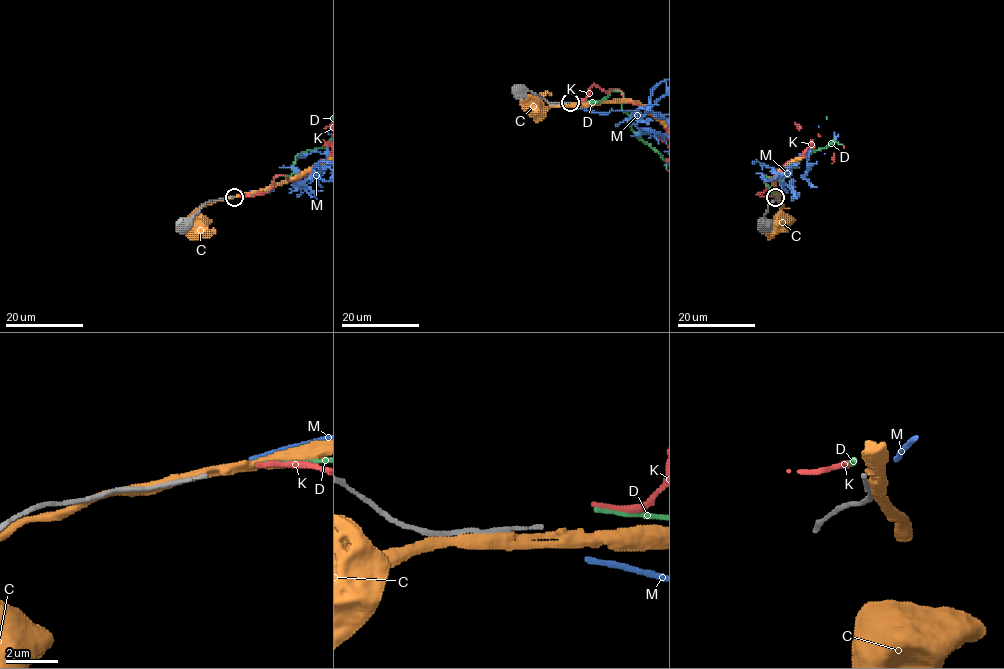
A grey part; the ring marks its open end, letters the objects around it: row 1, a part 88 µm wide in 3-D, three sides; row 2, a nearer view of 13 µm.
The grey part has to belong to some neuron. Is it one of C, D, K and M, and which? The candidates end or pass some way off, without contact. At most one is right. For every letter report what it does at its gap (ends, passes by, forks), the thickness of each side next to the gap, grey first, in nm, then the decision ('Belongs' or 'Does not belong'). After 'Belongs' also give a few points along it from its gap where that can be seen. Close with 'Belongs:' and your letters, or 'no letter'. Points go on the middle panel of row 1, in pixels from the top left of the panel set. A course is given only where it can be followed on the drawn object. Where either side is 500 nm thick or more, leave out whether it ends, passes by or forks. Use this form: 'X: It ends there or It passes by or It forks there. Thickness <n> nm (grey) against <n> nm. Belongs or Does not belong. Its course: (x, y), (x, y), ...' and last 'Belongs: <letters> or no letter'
C: It passes by. Thickness 110 nm (grey) against 320 nm. Does not belong
D: It ends there. Thickness 110 nm (grey) against 180 nm. Does not belong
K: It ends there. Thickness 110 nm (grey) against 180 nm. Does not belong
M: It ends there. Thickness 110 nm (grey) against 190 nm. Does not belong
Belongs: no letter

